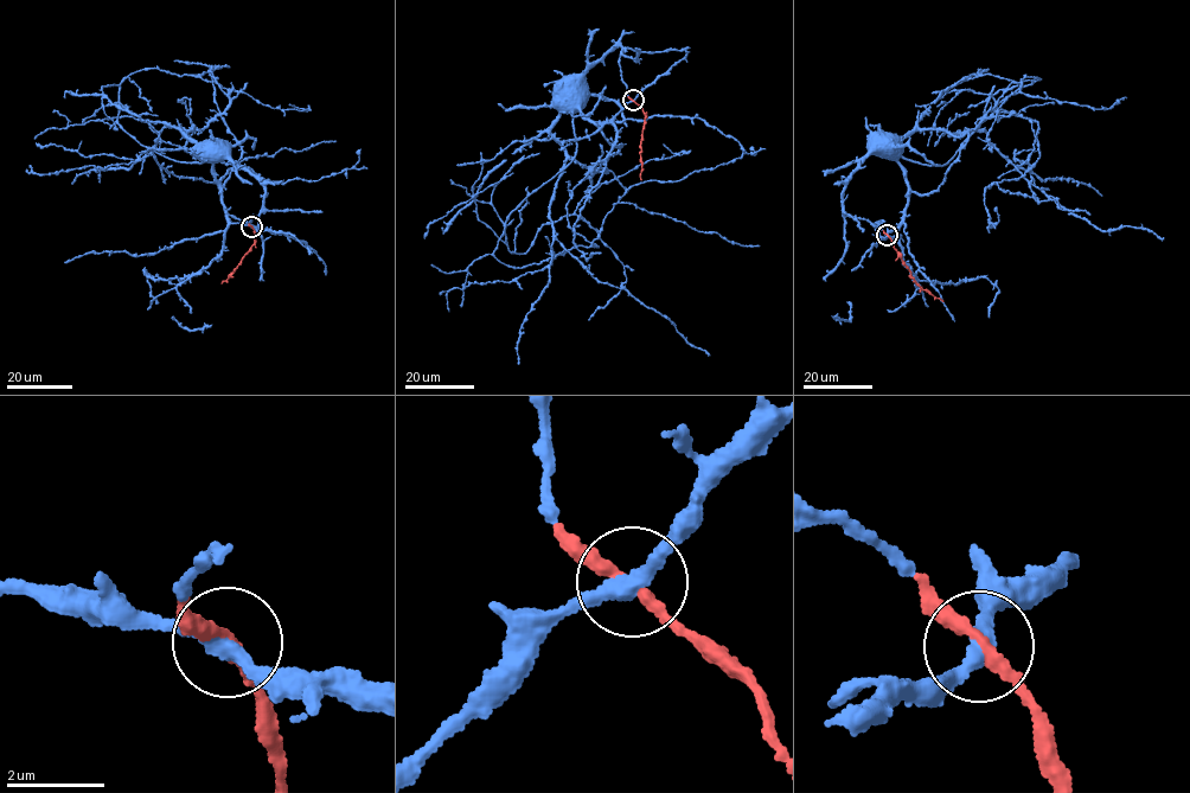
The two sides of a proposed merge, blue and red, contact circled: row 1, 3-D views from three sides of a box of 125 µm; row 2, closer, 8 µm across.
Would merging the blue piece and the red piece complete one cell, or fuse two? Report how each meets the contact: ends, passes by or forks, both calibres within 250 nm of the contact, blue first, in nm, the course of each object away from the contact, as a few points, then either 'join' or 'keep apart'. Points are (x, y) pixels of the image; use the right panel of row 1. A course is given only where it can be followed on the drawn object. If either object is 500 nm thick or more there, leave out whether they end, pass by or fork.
blue passes by; red passes by; calibres 320 and 240 nm; course blue (888, 235), (902, 217), (908, 185), (902, 167), (878, 146); course red (888, 235), (910, 277), (942, 301); join

